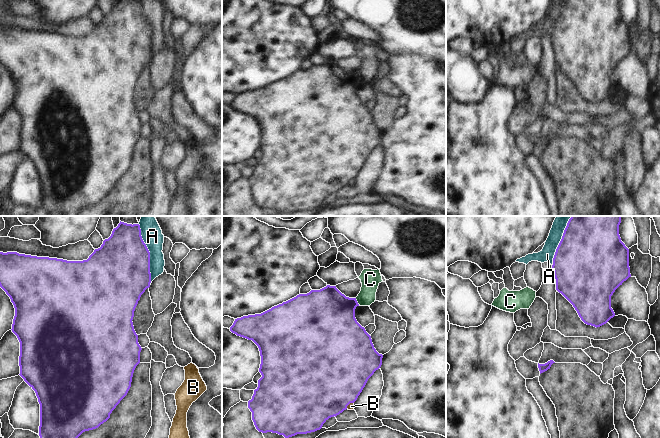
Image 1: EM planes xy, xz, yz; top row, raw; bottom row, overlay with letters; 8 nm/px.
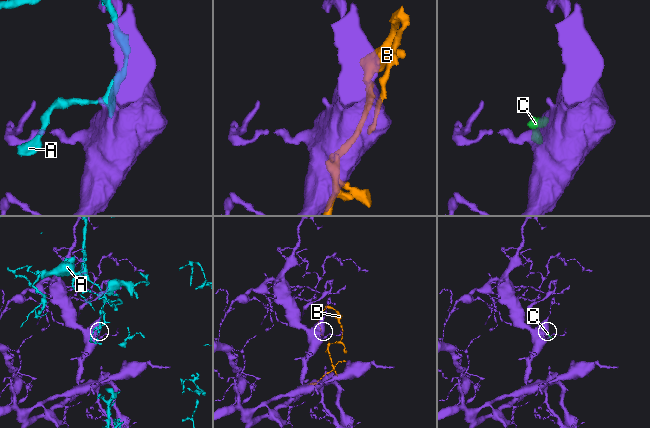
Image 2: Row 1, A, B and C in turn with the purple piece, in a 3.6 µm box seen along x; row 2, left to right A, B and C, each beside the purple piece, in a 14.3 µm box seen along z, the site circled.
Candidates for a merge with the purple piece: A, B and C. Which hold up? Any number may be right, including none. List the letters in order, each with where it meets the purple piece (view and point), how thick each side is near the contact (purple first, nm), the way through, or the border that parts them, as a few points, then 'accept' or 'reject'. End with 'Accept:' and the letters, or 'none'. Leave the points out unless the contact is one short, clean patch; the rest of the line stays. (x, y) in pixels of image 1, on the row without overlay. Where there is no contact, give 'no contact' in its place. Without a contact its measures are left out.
A: meets purple in xy at (149, 30); 460 nm thick on the purple side, 160 nm on the other; reject
B: meets purple in xz at (349, 179); 500 nm thick on the purple side, 50 nm on the other; reject
C: meets purple in xz at (356, 77); 420 nm thick on the purple side, 160 nm on the other; border along xz (355, 74), (359, 80); reject
Accept: none

